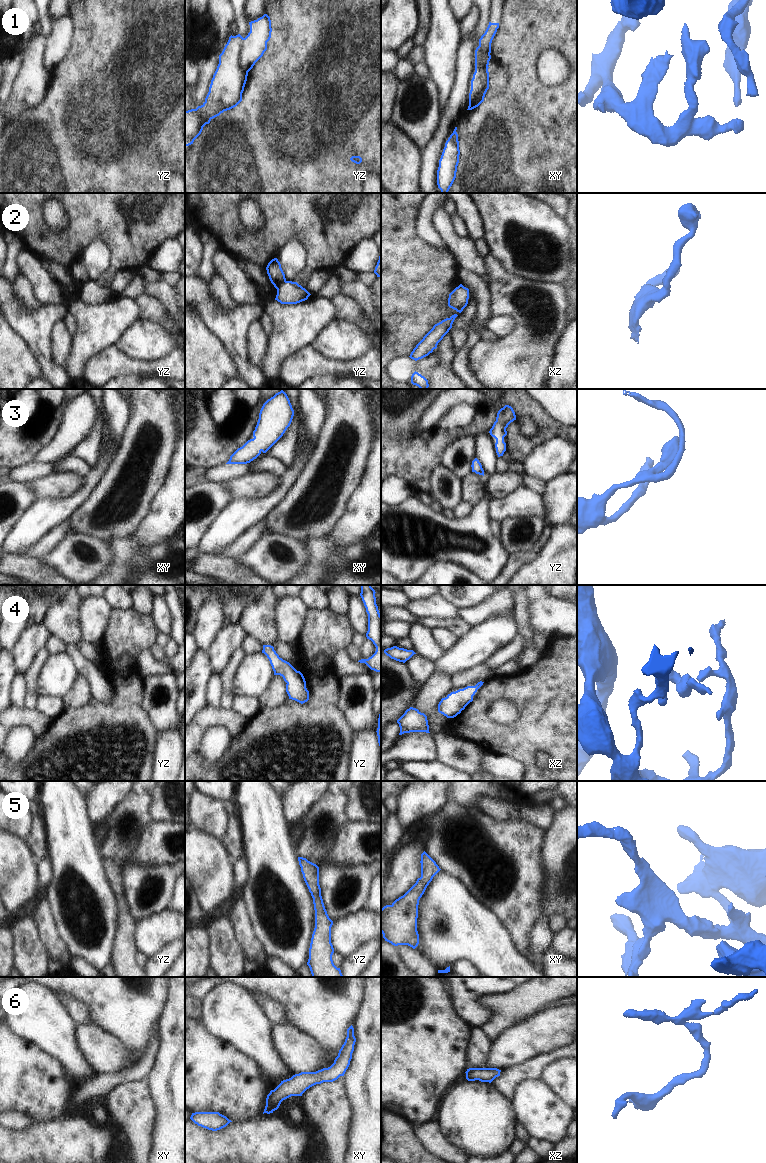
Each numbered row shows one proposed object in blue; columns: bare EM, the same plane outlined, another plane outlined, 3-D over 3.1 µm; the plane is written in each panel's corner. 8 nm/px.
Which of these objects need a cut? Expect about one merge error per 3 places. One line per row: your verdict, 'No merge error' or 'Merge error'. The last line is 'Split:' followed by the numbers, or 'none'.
1: Merge error
2: Merge error
3: No merge error
4: No merge error
5: No merge error
6: No merge error
Split: 1, 2.

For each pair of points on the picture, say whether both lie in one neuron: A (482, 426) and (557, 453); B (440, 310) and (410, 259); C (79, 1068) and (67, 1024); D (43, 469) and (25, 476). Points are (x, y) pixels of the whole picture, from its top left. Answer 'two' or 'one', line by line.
A: two
B: one
C: one
D: one

